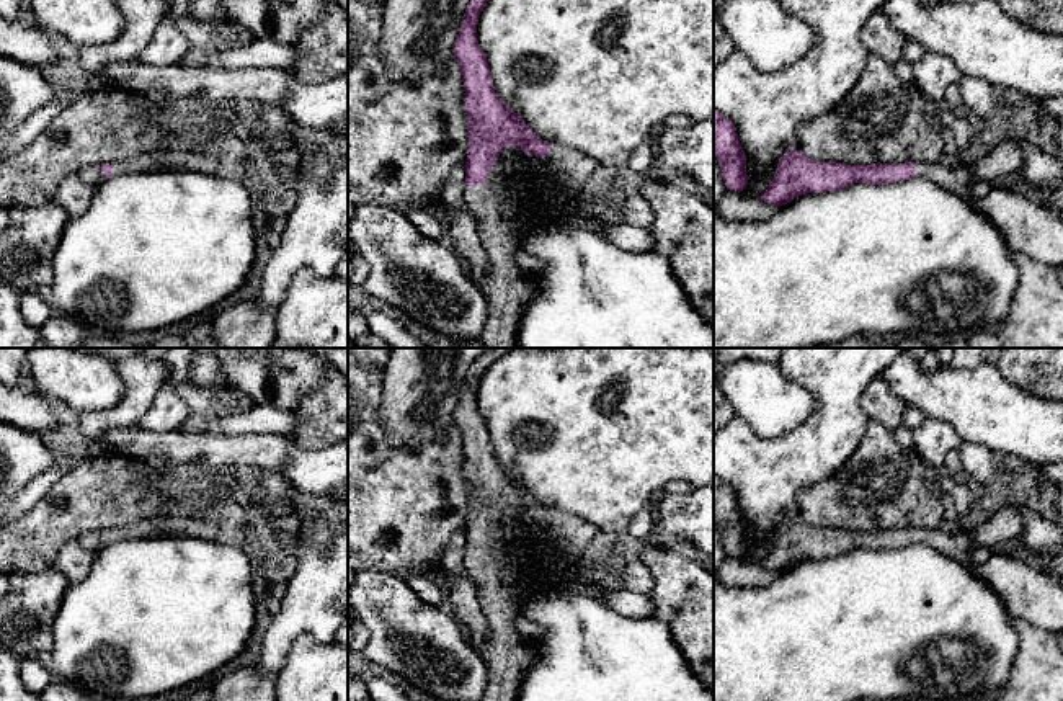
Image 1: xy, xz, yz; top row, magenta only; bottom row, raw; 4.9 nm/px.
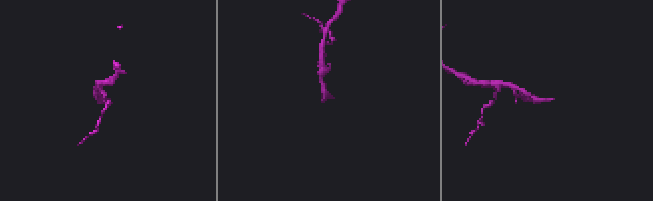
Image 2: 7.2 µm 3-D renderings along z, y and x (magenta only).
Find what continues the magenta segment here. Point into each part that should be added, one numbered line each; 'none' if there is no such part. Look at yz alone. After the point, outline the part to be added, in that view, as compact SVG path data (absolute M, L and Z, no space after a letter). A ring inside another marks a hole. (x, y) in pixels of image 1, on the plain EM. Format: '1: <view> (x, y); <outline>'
1: yz (947, 540); M947 525L934 529L916 528L916 542L952 557L965 559L972 554L972 542L967 529L957 529Z

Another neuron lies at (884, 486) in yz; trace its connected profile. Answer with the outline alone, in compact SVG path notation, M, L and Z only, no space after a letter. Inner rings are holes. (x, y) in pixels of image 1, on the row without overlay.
M870 420L859 448L831 477L797 492L800 516L816 528L877 531L945 526L945 495L932 482L918 453L898 444L882 422Z

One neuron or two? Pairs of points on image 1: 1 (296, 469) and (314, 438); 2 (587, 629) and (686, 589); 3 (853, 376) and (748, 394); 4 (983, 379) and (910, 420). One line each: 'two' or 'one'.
1: two
2: two
3: two
4: two

